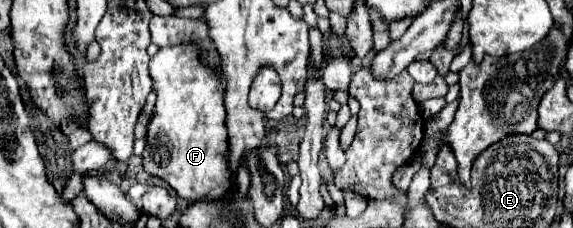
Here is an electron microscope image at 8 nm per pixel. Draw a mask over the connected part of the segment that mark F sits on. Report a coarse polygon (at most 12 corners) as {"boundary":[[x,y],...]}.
{"boundary":[[193,44],[149,62],[143,168],[195,202],[229,190],[223,86]]}

